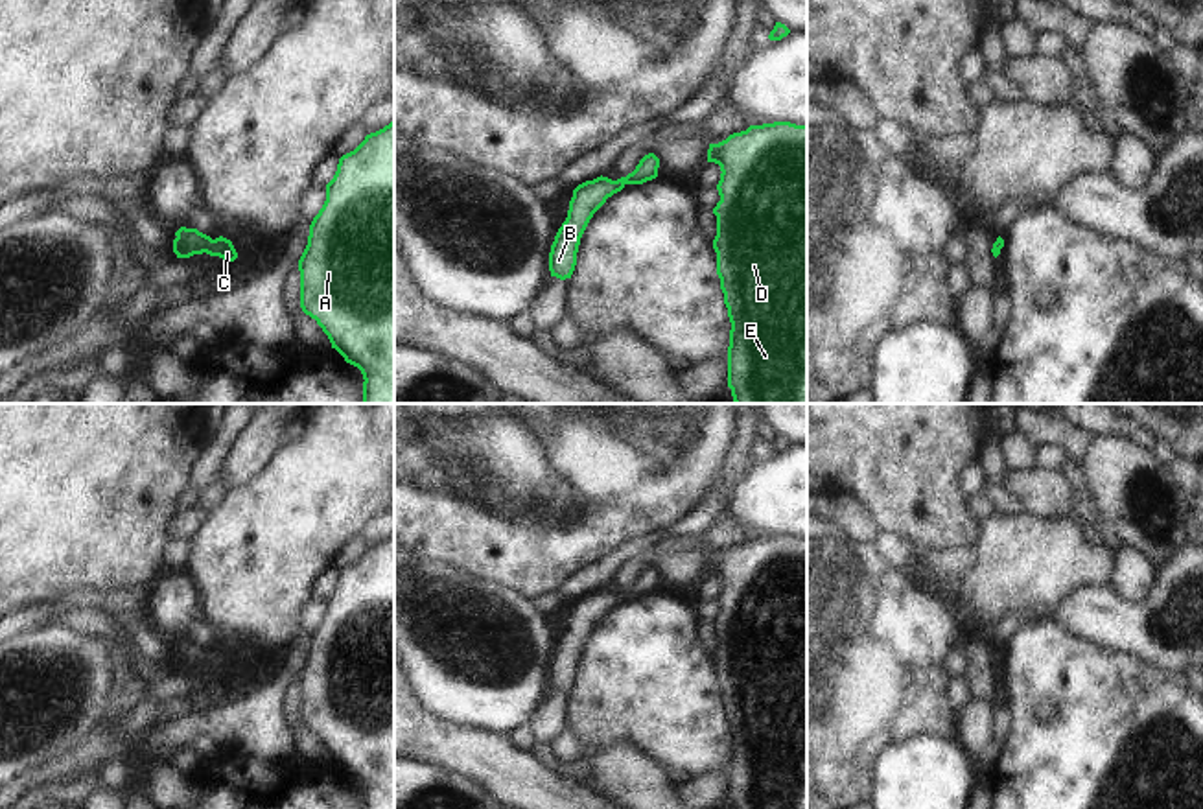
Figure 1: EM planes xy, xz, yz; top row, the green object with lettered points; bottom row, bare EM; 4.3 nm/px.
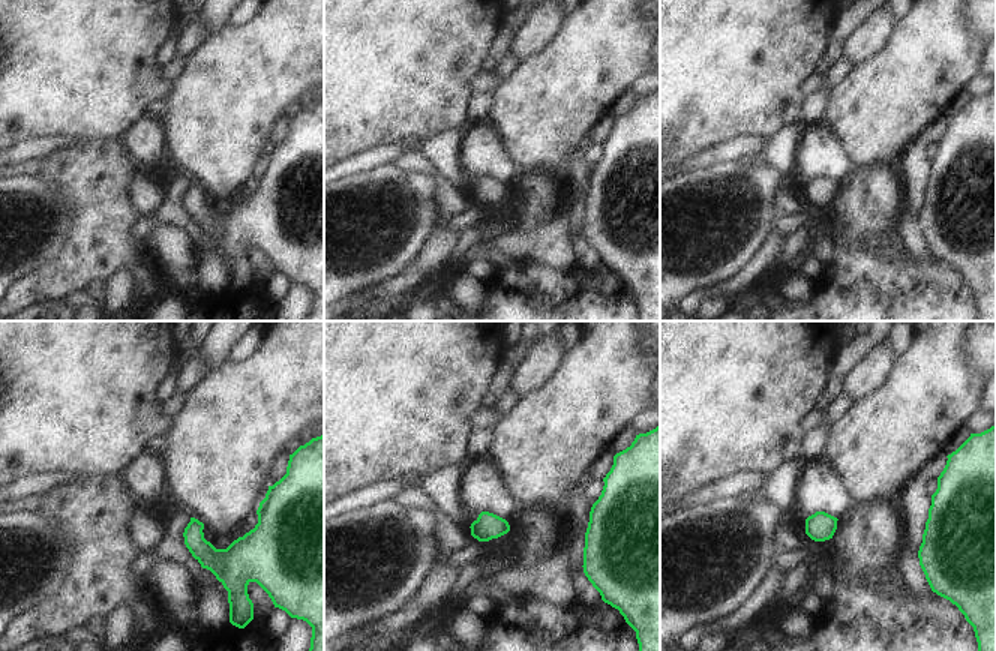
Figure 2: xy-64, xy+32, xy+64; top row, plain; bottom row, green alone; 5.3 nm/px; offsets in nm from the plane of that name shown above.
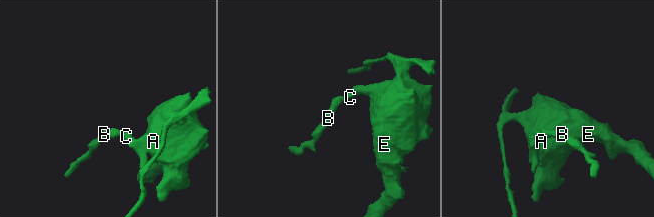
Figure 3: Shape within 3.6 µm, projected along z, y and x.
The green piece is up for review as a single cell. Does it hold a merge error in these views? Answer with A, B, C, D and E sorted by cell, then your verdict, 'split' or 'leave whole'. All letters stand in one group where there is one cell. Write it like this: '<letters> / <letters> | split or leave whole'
A B C D E | leave whole

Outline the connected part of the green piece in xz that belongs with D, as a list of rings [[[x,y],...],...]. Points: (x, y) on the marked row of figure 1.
[[[750,125],[709,144],[707,162],[720,166],[717,184],[717,275],[731,322],[728,387],[735,404],[807,404],[807,125]]]

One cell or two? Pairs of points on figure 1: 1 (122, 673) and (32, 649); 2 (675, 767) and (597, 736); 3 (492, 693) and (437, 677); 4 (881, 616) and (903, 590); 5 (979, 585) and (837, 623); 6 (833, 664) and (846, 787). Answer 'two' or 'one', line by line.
1: two
2: one
3: one
4: one
5: two
6: one

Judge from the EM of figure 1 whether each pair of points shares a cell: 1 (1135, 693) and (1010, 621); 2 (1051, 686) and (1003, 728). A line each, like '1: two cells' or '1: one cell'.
1: two cells
2: two cells

